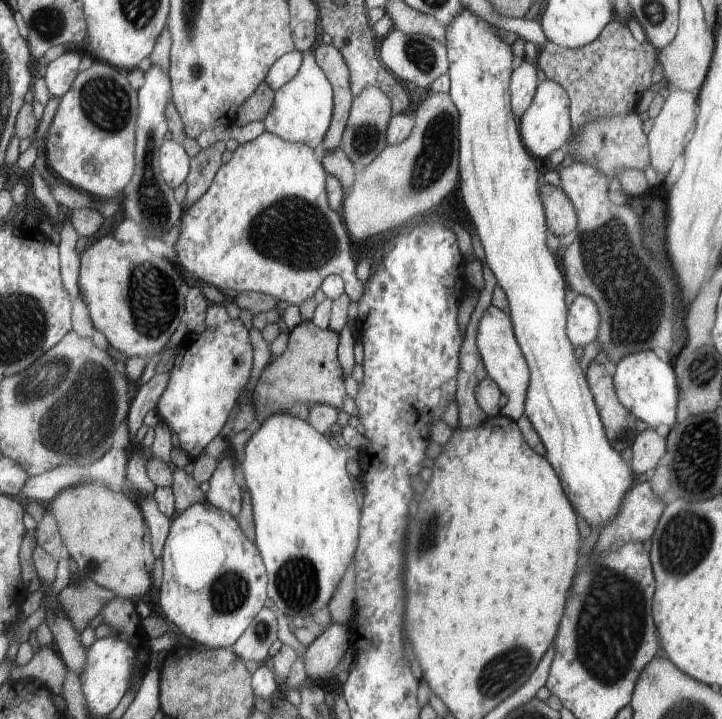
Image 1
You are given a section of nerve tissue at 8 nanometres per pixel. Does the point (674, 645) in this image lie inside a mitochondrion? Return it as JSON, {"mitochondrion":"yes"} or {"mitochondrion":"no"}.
{"mitochondrion":"no"}

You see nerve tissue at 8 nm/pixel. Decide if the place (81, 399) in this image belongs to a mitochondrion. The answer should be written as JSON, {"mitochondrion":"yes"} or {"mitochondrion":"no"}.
{"mitochondrion":"yes"}

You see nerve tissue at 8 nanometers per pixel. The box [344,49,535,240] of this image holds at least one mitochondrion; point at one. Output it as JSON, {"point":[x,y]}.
{"point":[437,153]}

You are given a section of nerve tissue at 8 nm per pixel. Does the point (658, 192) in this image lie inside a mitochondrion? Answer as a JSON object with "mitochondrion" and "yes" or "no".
{"mitochondrion":"no"}

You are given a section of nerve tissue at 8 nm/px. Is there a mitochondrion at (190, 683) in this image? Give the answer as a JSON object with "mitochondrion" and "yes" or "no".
{"mitochondrion":"no"}

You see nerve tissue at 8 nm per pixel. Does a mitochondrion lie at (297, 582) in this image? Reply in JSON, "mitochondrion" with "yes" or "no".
{"mitochondrion":"yes"}

